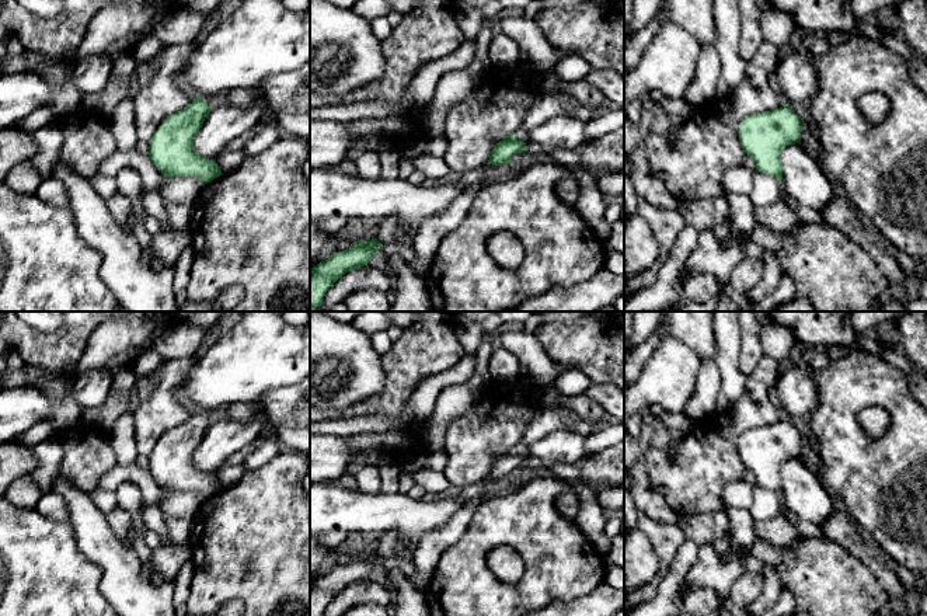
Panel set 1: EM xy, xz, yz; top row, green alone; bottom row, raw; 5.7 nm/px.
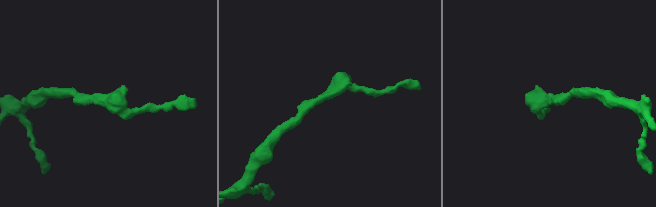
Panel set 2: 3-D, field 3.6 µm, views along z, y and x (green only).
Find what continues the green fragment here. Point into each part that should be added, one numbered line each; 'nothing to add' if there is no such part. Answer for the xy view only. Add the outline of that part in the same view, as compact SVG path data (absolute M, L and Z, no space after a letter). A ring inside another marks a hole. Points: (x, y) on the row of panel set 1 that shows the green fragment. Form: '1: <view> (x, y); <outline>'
nothing to add

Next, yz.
nothing to add

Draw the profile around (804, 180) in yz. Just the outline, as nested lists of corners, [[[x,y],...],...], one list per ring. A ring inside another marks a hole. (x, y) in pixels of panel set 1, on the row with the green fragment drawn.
[[[795,143],[783,150],[781,164],[787,194],[802,206],[822,212],[833,199],[833,189],[819,161]]]

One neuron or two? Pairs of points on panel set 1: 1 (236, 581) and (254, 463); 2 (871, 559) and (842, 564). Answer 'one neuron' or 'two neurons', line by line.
1: two neurons
2: two neurons

